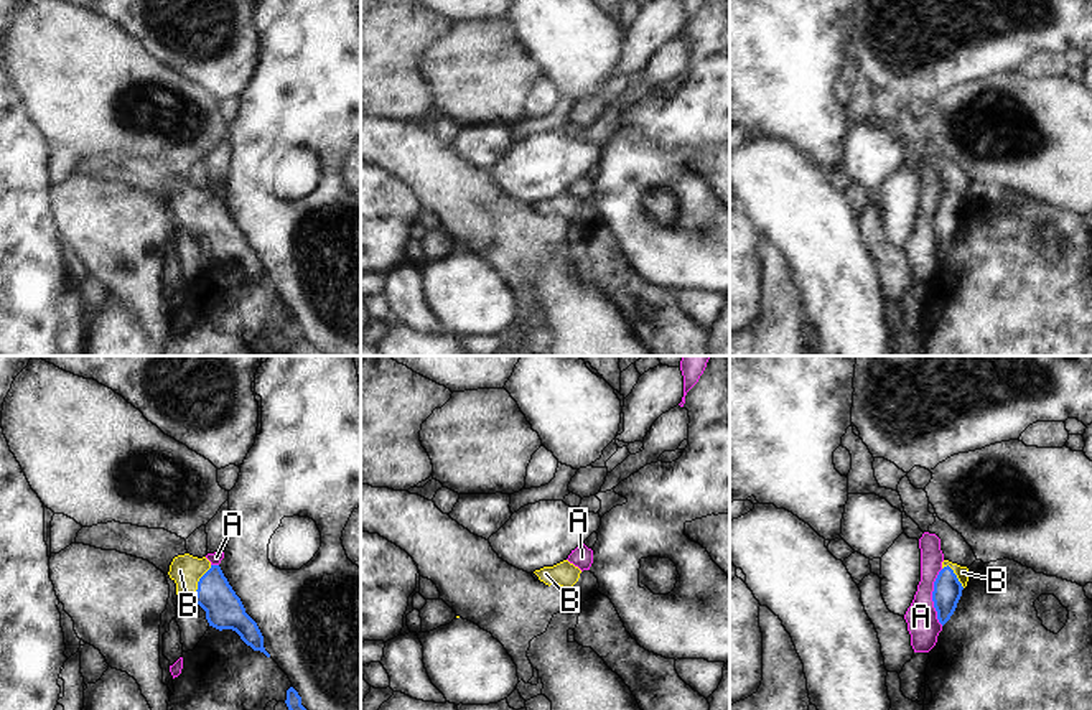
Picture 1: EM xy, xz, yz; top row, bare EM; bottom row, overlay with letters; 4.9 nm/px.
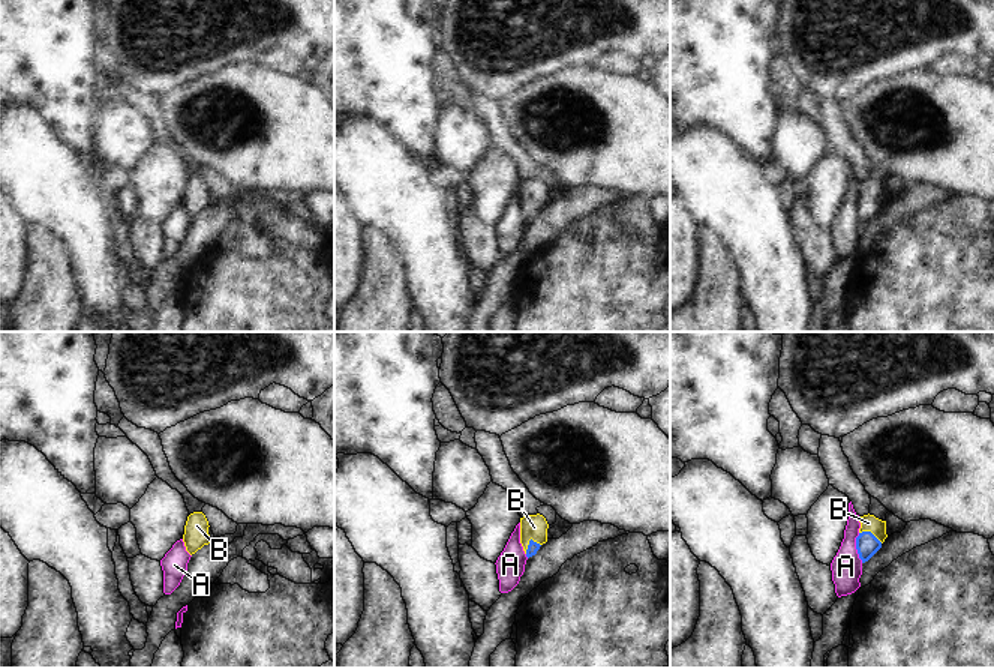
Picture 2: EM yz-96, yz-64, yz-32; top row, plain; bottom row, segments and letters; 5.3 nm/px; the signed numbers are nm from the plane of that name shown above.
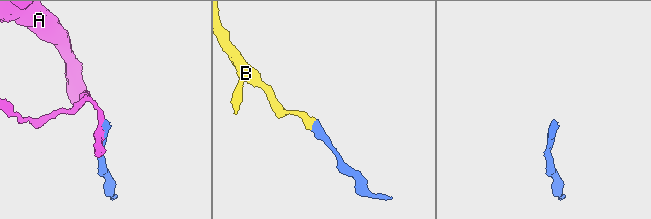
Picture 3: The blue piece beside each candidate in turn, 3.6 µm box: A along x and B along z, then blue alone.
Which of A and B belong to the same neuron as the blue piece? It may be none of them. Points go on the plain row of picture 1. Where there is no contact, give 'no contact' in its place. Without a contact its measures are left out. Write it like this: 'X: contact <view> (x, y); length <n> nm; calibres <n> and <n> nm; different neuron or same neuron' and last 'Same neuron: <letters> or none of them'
A: contact yz (933, 228); length 280 nm; calibres 140 and 160 nm; different neuron
B: contact xy (198, 214); length 200 nm; calibres 190 and 150 nm; same neuron
Same neuron: B

